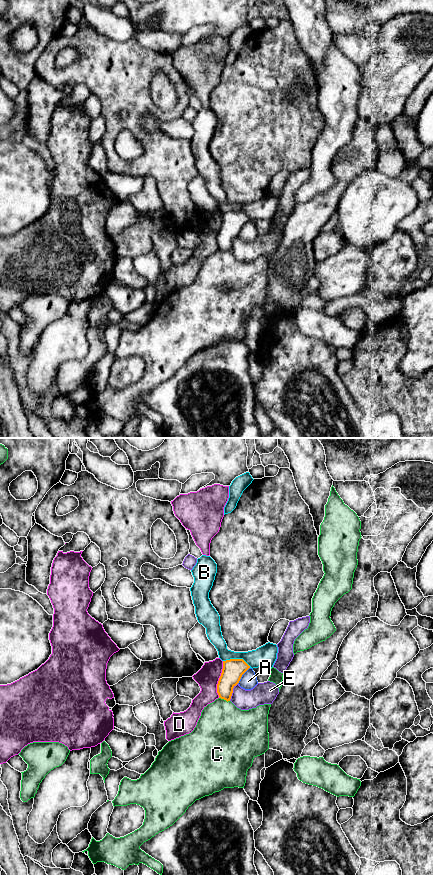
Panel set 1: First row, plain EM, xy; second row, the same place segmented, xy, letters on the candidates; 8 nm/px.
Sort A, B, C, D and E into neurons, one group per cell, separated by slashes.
A / B / C / D / E

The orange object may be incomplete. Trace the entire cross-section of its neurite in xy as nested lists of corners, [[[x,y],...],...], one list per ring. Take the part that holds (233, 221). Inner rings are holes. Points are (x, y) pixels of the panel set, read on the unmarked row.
[[[243,211],[223,213],[223,221],[217,236],[219,250],[230,253],[233,240],[239,235],[242,227],[250,220]]]

